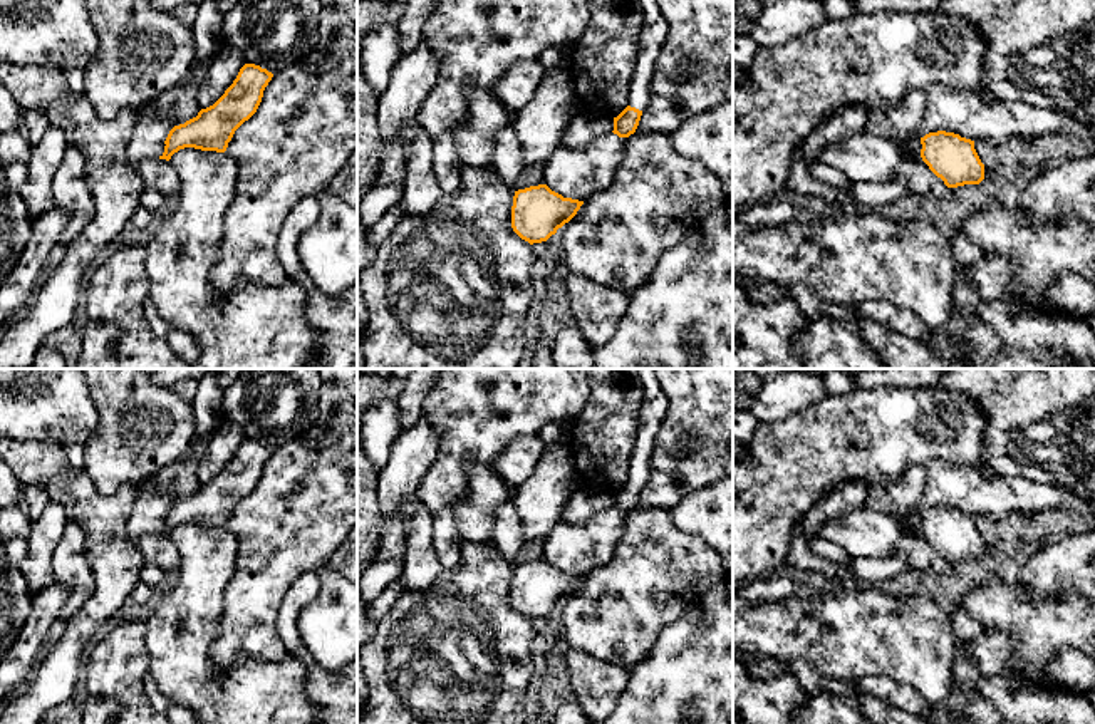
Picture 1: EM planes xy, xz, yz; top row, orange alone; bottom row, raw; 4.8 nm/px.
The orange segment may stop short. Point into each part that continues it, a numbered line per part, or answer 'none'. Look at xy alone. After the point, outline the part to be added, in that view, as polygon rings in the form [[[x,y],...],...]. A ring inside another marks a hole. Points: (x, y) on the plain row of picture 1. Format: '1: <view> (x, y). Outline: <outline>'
none

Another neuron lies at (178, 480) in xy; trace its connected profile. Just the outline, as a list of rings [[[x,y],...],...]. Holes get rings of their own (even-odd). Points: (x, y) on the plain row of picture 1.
[[[213,431],[203,437],[193,439],[189,452],[139,483],[136,486],[138,493],[158,491],[168,496],[171,503],[184,499],[186,496],[196,493],[201,486],[198,481],[200,459],[211,436]]]

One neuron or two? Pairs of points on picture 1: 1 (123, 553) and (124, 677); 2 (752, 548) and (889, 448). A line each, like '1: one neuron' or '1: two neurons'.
1: two neurons
2: one neuron

